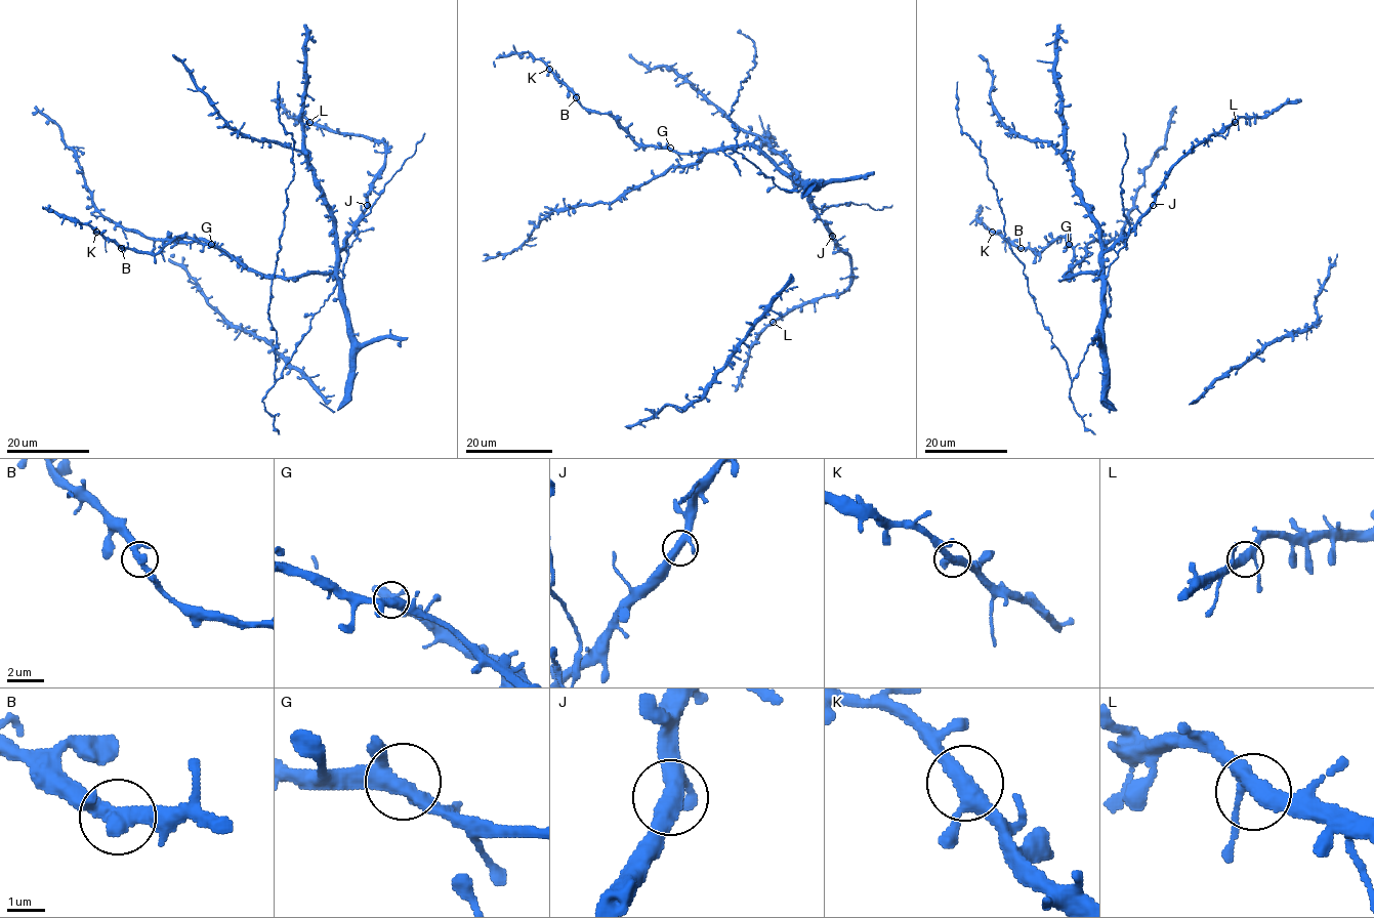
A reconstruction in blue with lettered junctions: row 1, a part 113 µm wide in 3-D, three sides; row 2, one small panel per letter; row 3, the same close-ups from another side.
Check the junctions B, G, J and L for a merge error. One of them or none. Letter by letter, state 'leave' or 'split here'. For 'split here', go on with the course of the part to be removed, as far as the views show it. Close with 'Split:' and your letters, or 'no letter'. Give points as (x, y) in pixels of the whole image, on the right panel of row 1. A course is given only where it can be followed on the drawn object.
B: leave
G: leave
J: leave
L: leave
Split: no letter

